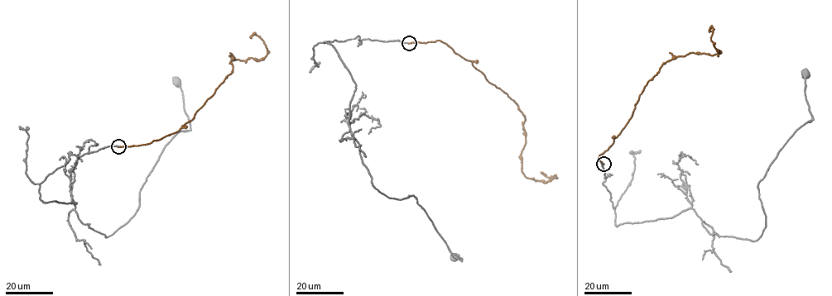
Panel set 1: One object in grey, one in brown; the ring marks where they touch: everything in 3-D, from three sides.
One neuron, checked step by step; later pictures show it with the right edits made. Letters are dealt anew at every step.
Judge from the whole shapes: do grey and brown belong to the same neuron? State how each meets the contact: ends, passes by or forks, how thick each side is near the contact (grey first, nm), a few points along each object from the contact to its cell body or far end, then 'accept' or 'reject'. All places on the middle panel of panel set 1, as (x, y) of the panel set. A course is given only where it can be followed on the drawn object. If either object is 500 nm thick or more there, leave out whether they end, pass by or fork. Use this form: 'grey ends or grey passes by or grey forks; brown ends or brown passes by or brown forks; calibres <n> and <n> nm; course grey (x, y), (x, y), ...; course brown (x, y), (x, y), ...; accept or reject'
grey ends; brown ends; calibres 260 and 170 nm; course grey (408, 43), (324, 43), (356, 84), (349, 131), (372, 184), (388, 198), (414, 197), (462, 260), (454, 257); course brown (408, 43), (439, 40), (445, 43), (516, 103), (525, 120), (521, 172), (537, 181), (555, 177), (541, 172); reject

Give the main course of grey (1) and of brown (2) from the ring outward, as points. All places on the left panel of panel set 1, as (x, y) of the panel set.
1: (117, 146), (70, 155), (40, 198), (71, 194), (106, 236), (122, 226), (190, 129), (177, 82)
2: (117, 146), (177, 131), (233, 70), (231, 54), (267, 54), (263, 41), (250, 37)

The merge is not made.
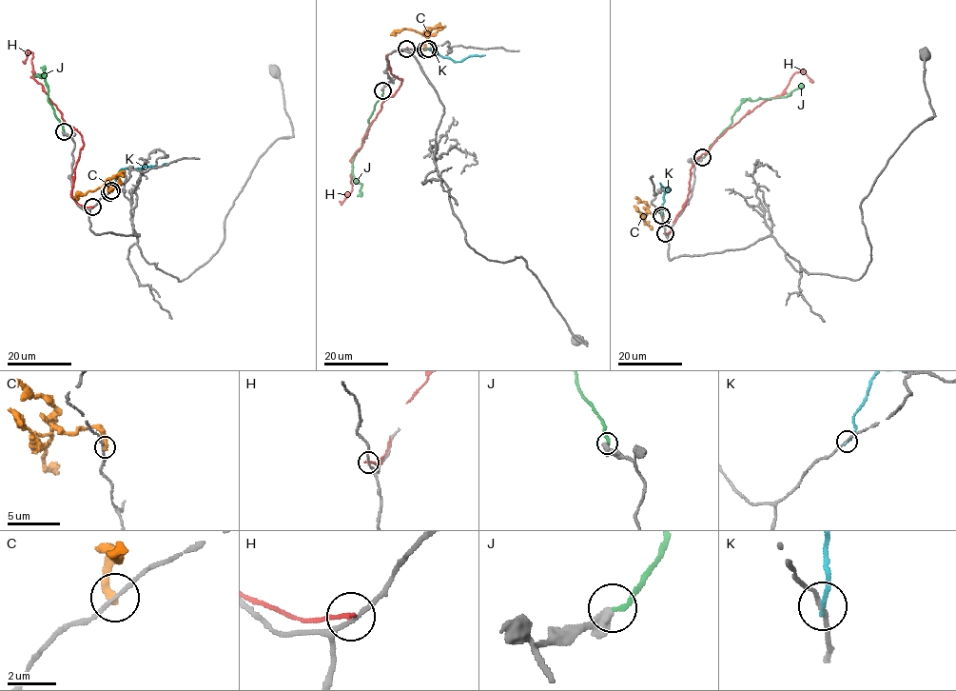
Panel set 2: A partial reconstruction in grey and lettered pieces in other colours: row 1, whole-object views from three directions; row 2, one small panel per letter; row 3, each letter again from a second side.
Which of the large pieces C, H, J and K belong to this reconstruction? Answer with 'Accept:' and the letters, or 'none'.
Accept: J

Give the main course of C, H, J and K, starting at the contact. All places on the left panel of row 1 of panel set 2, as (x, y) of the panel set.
C: (109, 192), (108, 186), (105, 184), (74, 198)
H: (92, 207), (80, 206), (71, 196), (82, 137), (31, 77), (32, 52), (29, 52), (25, 64)
J: (63, 131), (48, 99), (48, 85), (43, 76), (33, 76), (44, 73), (41, 67)
K: (111, 190), (122, 168), (161, 167), (166, 163)

